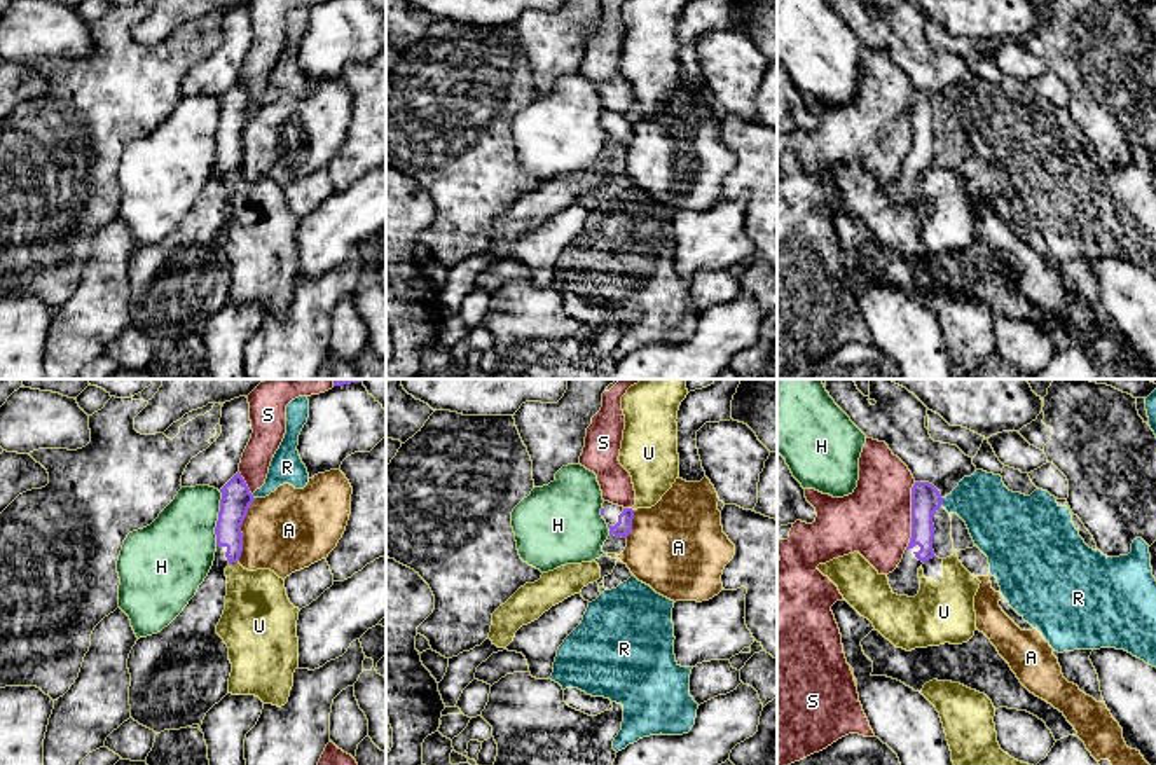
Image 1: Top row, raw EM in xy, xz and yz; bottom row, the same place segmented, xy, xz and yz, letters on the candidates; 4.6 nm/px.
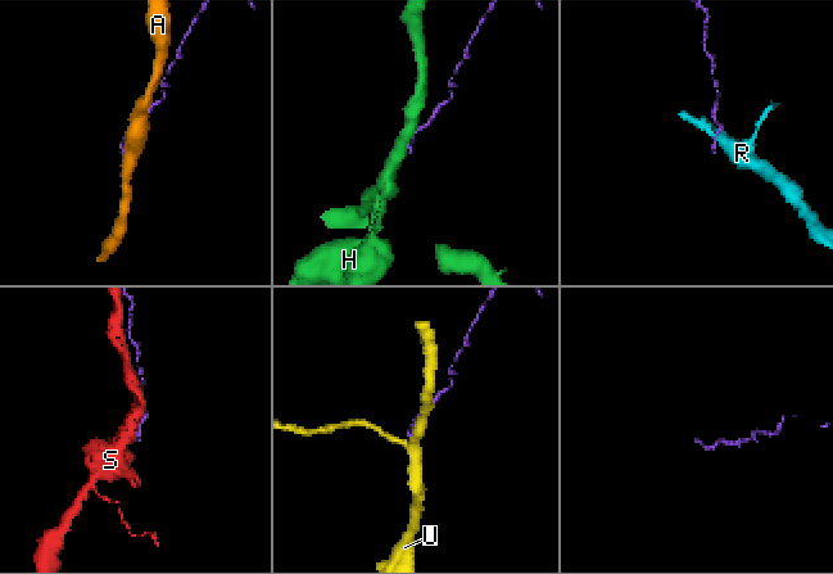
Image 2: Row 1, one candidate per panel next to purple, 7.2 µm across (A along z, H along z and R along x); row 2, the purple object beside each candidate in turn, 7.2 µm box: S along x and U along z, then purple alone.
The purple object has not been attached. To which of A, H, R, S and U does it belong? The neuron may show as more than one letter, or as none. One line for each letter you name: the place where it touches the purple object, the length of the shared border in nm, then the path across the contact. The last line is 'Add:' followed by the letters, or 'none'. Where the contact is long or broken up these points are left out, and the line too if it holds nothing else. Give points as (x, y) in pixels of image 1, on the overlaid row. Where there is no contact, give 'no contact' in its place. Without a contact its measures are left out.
Add: none

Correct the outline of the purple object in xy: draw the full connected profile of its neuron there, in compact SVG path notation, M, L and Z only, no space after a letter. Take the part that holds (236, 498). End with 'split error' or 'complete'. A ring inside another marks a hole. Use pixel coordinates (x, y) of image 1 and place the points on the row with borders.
M239 472L220 493L220 512L215 527L217 552L208 576L183 611L161 632L140 638L127 658L131 718L155 734L192 725L201 727L206 713L229 693L232 664L227 644L217 634L217 625L225 610L225 568L241 557L241 524L255 498Z | split error

